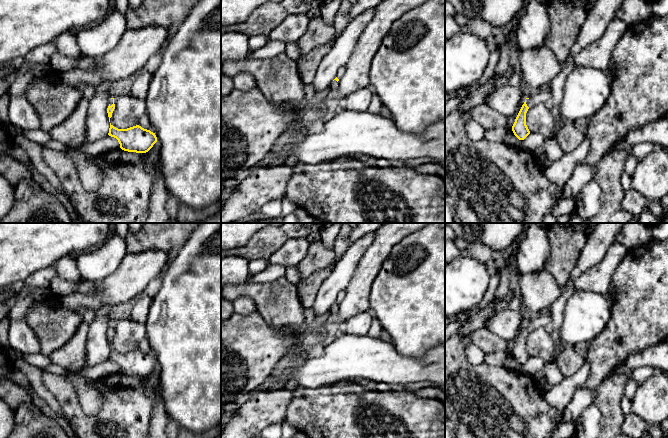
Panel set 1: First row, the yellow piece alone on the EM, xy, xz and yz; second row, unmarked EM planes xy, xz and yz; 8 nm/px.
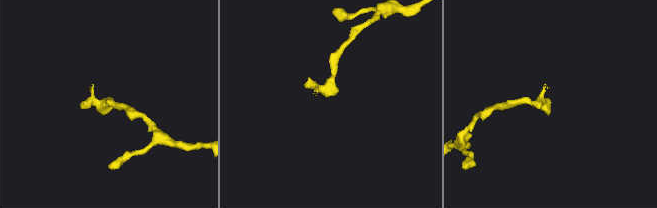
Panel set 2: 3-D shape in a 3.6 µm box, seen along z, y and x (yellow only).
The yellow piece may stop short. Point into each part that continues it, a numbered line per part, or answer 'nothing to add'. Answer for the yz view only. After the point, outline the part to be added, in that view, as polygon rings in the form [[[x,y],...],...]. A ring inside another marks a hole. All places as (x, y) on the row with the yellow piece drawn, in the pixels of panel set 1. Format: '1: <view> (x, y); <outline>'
1: yz (543, 95); [[[547,86],[533,96],[531,96],[529,99],[526,99],[526,104],[528,107],[531,107],[538,103],[545,103],[548,99],[551,98],[551,87]]]

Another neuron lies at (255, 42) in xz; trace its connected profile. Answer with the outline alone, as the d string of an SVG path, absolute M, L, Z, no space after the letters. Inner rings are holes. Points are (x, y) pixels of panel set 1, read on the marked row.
M257 35L249 37L249 51L254 52L259 48L266 45L269 41L269 37L266 35Z

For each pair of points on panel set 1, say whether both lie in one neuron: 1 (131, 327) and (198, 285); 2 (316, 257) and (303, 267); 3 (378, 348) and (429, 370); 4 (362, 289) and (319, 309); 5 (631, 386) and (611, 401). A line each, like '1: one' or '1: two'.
1: two
2: one
3: one
4: two
5: two

